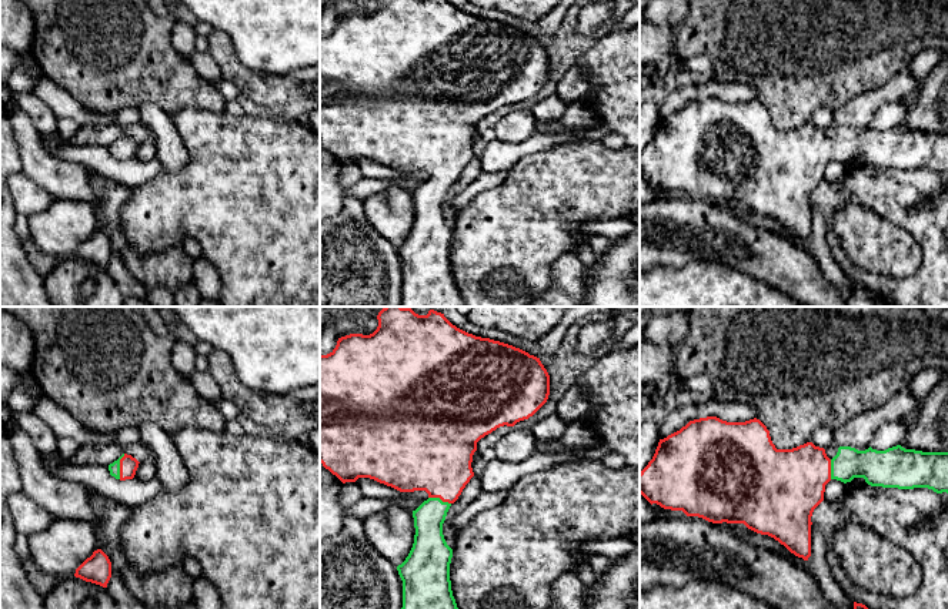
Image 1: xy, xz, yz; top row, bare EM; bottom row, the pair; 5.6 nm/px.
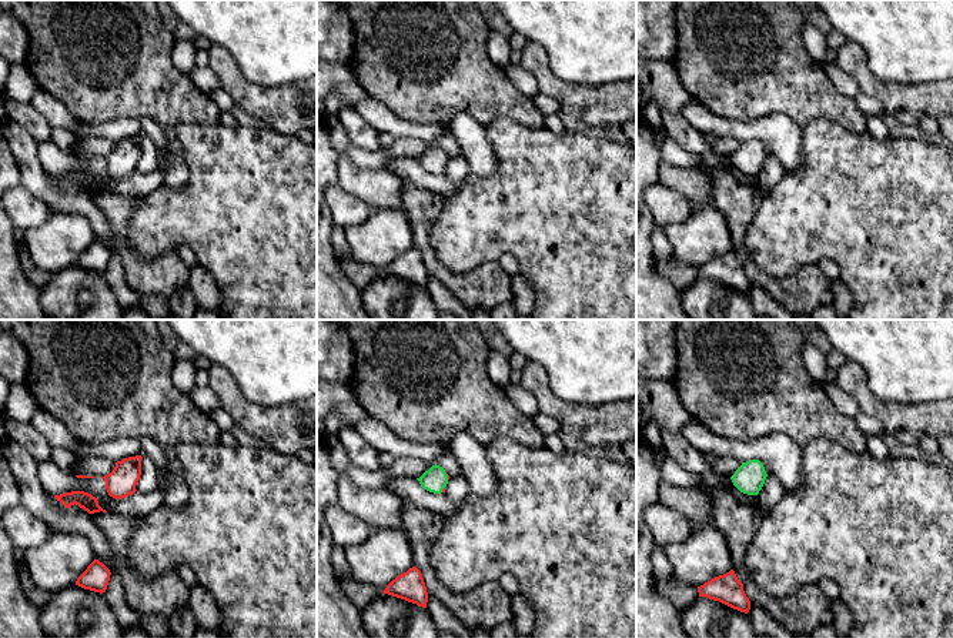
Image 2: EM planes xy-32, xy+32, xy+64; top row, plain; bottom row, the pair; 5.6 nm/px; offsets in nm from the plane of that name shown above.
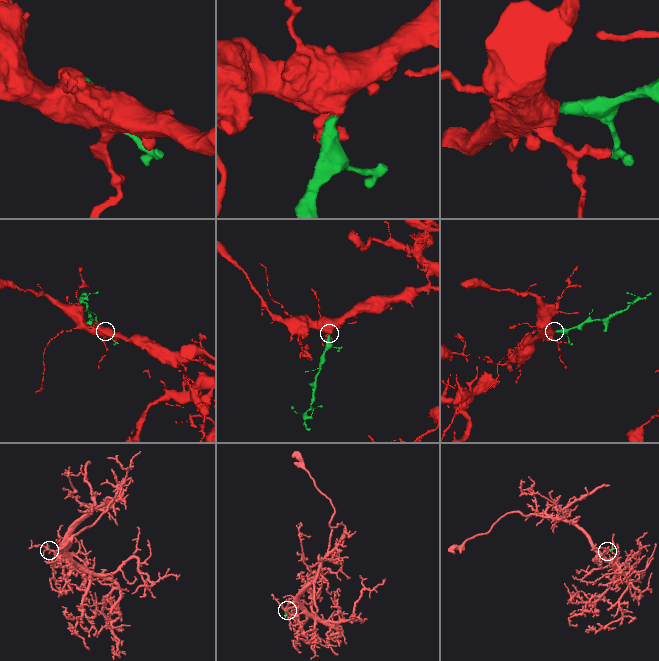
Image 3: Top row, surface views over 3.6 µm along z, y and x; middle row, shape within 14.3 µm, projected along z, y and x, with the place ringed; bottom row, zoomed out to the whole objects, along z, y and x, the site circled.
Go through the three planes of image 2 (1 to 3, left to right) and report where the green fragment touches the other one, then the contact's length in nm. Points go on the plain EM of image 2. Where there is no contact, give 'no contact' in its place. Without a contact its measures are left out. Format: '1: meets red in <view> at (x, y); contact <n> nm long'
1: no contact
2: meets red in xy+32 at (448, 157); contact 40 nm long
3: no contact

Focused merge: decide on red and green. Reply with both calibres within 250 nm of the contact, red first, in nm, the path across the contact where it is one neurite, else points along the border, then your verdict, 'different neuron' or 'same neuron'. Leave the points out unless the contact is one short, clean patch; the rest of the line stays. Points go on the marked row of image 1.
calibres 100 and 60 nm; way xy (129, 465), (120, 467), (114, 468); same neuron

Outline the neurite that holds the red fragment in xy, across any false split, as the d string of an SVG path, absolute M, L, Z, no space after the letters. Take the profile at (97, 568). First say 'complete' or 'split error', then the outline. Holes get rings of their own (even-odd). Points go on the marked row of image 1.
complete; M97 549L76 569L74 576L107 588L111 578L111 562L101 549Z

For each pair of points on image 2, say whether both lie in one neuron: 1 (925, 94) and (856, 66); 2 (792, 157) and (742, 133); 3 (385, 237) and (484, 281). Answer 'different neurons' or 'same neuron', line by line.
1: same neuron
2: same neuron
3: different neurons

